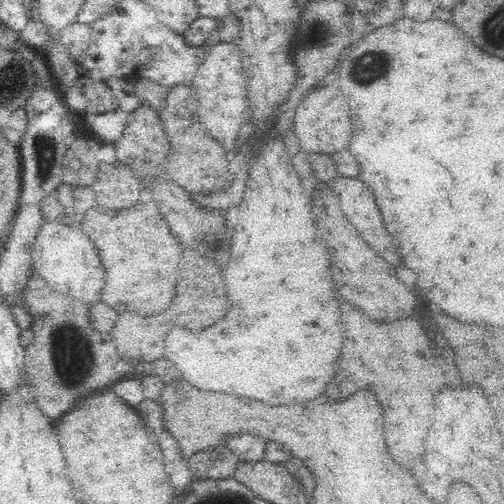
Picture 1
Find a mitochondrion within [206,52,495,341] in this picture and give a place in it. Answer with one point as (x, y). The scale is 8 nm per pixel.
(374, 70)

